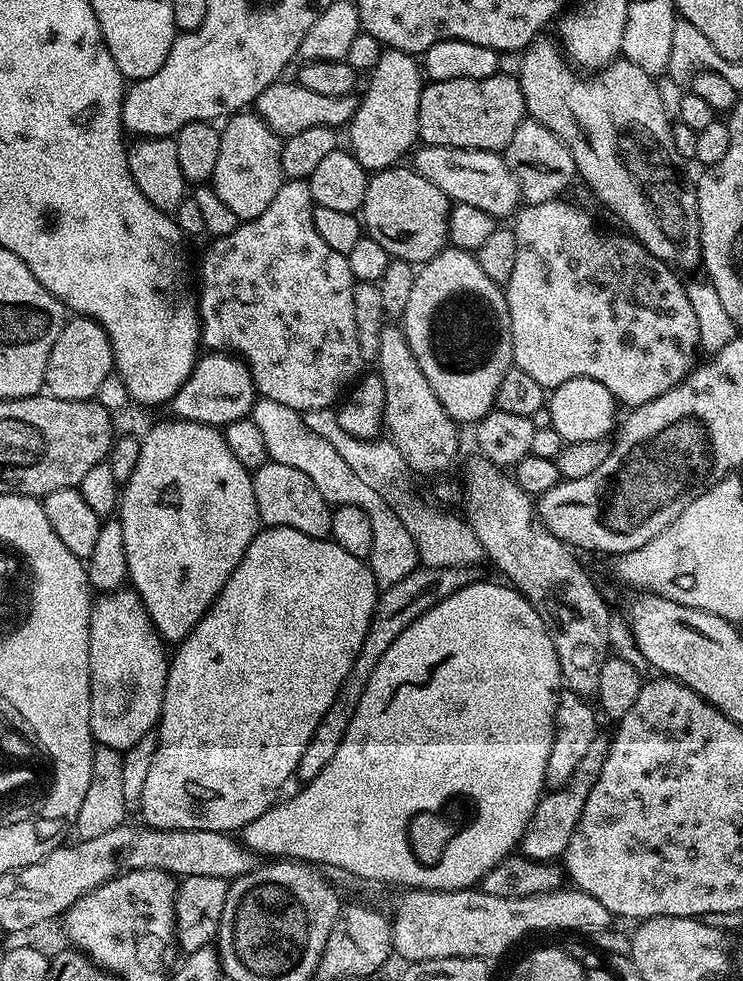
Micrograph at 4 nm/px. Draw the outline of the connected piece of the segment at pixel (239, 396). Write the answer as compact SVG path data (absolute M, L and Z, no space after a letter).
M208 352L197 359L195 370L170 401L170 407L177 419L223 428L232 421L245 419L257 396L252 375L243 360L231 353Z

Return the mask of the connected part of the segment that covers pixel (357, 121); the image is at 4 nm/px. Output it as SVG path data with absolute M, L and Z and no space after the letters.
M385 48L378 66L367 73L368 85L364 97L359 97L356 112L347 125L348 144L352 156L369 174L384 171L401 163L417 147L420 140L418 130L418 102L422 98L426 80L423 75L416 76L412 84L404 81L404 60L406 54L397 48Z

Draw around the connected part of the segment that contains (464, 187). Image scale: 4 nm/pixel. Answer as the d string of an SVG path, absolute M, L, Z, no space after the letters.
M424 144L411 153L410 167L412 171L418 173L422 178L426 178L426 182L434 182L434 186L438 186L438 190L442 190L442 194L446 194L449 201L465 204L466 206L478 206L478 210L486 210L486 214L497 218L508 215L508 217L511 217L521 207L520 187L510 170L510 166L504 161L500 152Z

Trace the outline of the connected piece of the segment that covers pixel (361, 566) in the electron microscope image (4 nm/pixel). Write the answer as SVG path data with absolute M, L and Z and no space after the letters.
M265 527L257 532L246 554L242 554L242 562L238 562L234 574L230 574L226 586L222 586L207 614L196 623L194 630L190 630L184 640L175 645L176 653L171 653L160 711L157 746L153 761L150 762L146 784L142 788L139 815L144 816L143 823L147 827L162 830L214 830L232 834L254 822L254 818L266 814L266 810L277 803L276 795L283 790L284 783L295 777L302 750L306 750L310 738L314 738L318 722L322 722L326 710L330 710L330 702L334 702L338 690L344 685L344 679L350 674L358 650L362 650L362 642L372 621L377 599L378 585L372 569L361 557L346 554L346 550L342 550L342 546L330 538L310 538L293 528Z

